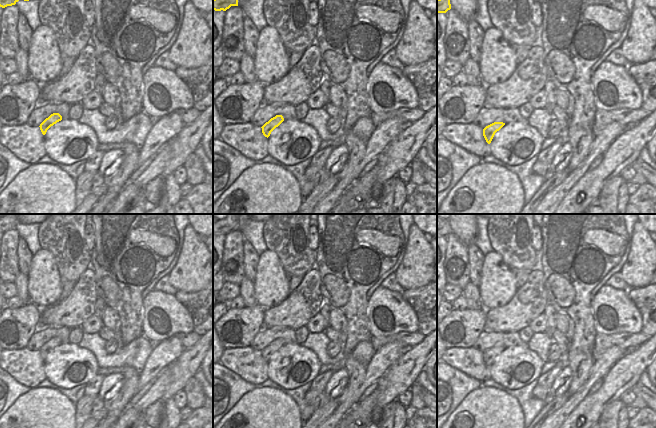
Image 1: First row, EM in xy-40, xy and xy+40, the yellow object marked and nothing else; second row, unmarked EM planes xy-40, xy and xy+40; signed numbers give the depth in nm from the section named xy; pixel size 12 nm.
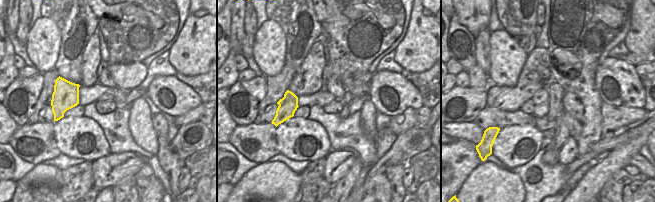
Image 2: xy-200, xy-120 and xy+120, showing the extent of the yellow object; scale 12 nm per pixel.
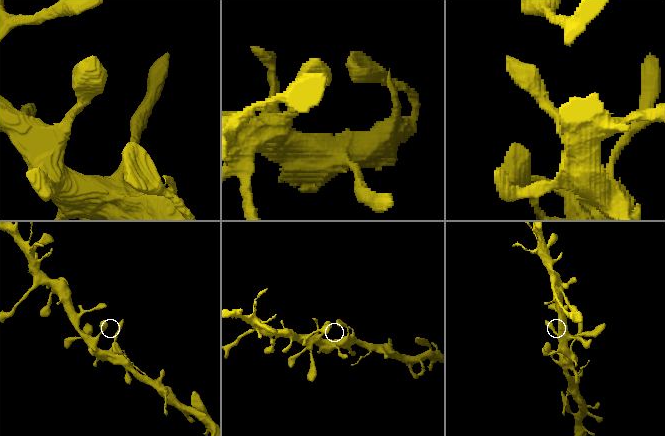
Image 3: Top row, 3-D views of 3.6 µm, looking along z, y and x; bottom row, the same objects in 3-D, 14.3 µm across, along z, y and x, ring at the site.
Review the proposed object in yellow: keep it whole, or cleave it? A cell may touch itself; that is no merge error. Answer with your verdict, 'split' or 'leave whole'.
leave whole

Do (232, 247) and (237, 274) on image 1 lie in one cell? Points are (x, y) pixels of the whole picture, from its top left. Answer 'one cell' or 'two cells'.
one cell

